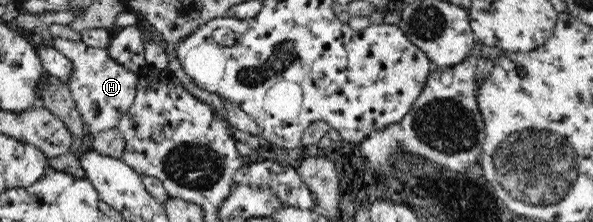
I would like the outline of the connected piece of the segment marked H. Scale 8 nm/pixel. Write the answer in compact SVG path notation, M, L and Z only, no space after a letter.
M55 36L51 37L48 43L73 62L73 75L69 79L68 89L89 133L94 135L115 127L121 117L133 106L138 75L130 73L119 62L115 62L107 54L107 49L86 46L82 40L74 41Z

